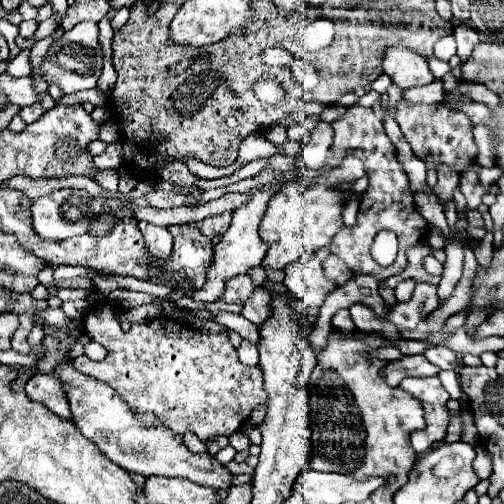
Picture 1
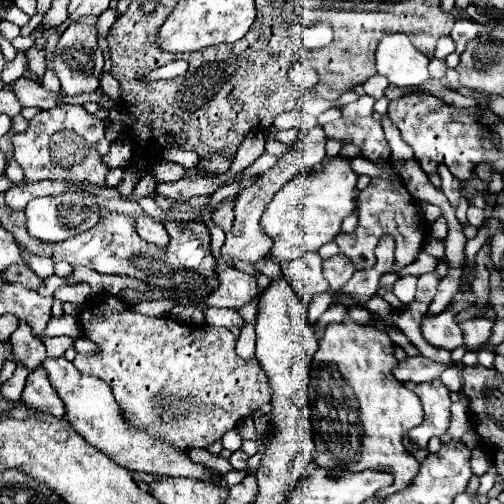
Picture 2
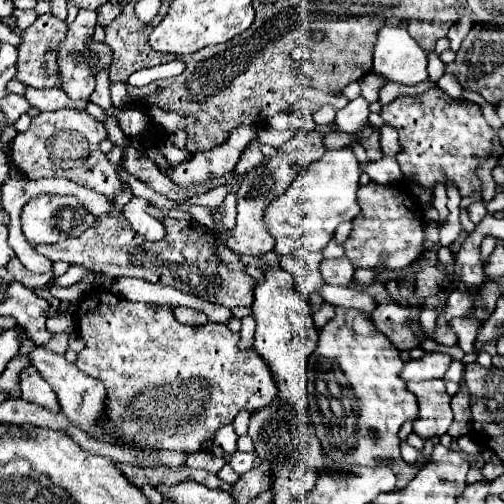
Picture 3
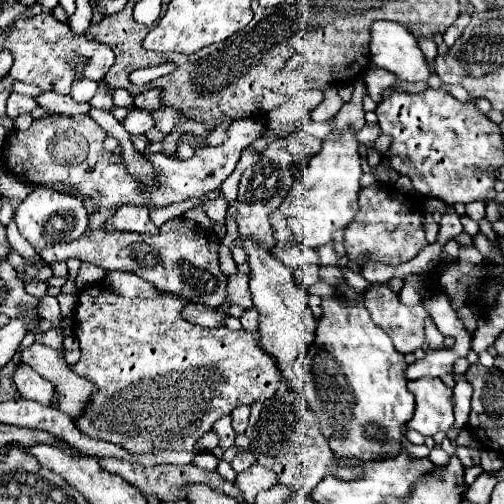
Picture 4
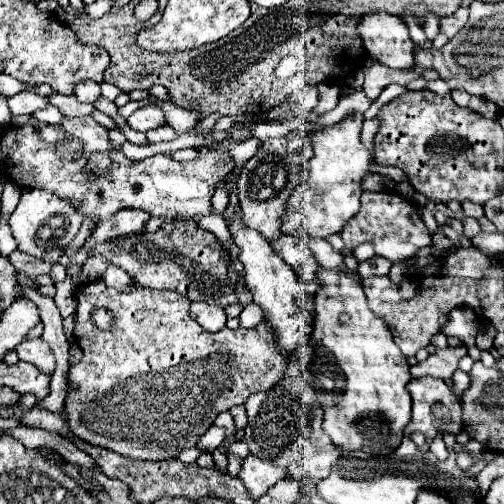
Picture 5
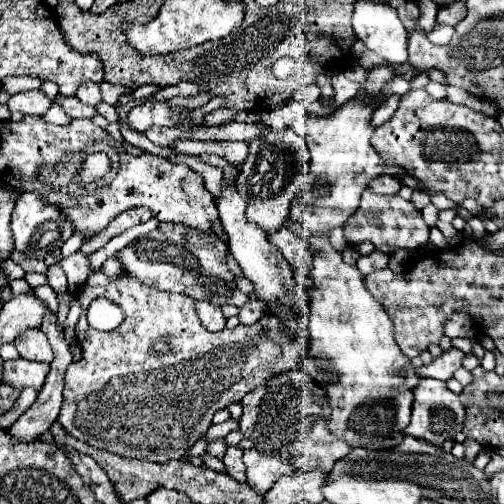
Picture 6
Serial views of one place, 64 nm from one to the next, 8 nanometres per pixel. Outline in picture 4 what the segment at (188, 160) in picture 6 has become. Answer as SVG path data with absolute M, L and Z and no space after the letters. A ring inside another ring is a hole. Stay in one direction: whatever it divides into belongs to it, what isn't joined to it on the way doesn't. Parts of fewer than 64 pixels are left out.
M223 195L214 200L208 200L201 206L202 210L207 214L210 220L216 224L216 232L214 233L217 235L219 242L222 241L227 232L225 224L227 207L228 203Z

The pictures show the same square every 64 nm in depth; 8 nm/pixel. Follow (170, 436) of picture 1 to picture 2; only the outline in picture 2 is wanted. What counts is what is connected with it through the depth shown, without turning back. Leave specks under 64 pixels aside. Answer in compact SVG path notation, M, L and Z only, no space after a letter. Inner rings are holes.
M64 356L60 358L46 358L42 362L42 368L48 372L52 386L60 394L64 406L66 406L66 420L72 424L72 428L94 448L110 456L118 466L132 470L132 472L146 472L156 476L178 476L178 478L192 478L198 482L216 482L222 480L222 474L214 472L212 468L204 464L196 464L190 460L186 450L176 448L172 442L164 442L148 432L134 430L122 416L122 408L118 406L112 388L94 376L86 376L76 370L72 362L68 362Z

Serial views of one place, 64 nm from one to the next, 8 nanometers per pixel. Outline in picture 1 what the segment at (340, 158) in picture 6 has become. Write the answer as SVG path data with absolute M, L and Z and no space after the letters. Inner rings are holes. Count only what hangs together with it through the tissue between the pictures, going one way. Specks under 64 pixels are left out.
M286 182L286 186L272 196L268 210L260 222L260 238L268 244L268 252L262 260L264 268L284 270L286 264L292 264L300 258L310 258L318 248L328 246L332 236L342 228L342 210L346 204L344 190L338 186L316 184L308 190L302 190L296 182Z

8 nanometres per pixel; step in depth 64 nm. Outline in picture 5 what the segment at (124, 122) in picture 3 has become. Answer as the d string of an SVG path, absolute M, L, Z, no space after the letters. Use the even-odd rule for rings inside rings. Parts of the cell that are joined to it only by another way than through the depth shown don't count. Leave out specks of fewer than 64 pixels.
M150 106L150 108L138 108L134 114L126 118L126 124L136 130L136 132L148 132L152 128L158 128L164 124L164 114L160 108Z

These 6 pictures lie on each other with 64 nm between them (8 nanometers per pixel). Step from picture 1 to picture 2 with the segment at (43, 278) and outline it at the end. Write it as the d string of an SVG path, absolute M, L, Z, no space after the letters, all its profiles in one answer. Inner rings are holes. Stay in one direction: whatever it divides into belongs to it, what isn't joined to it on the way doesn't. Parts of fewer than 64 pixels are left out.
M22 252L24 260L28 262L28 266L40 276L40 278L50 278L54 274L54 262L48 260L48 258L42 258L42 256L32 256L28 252Z

